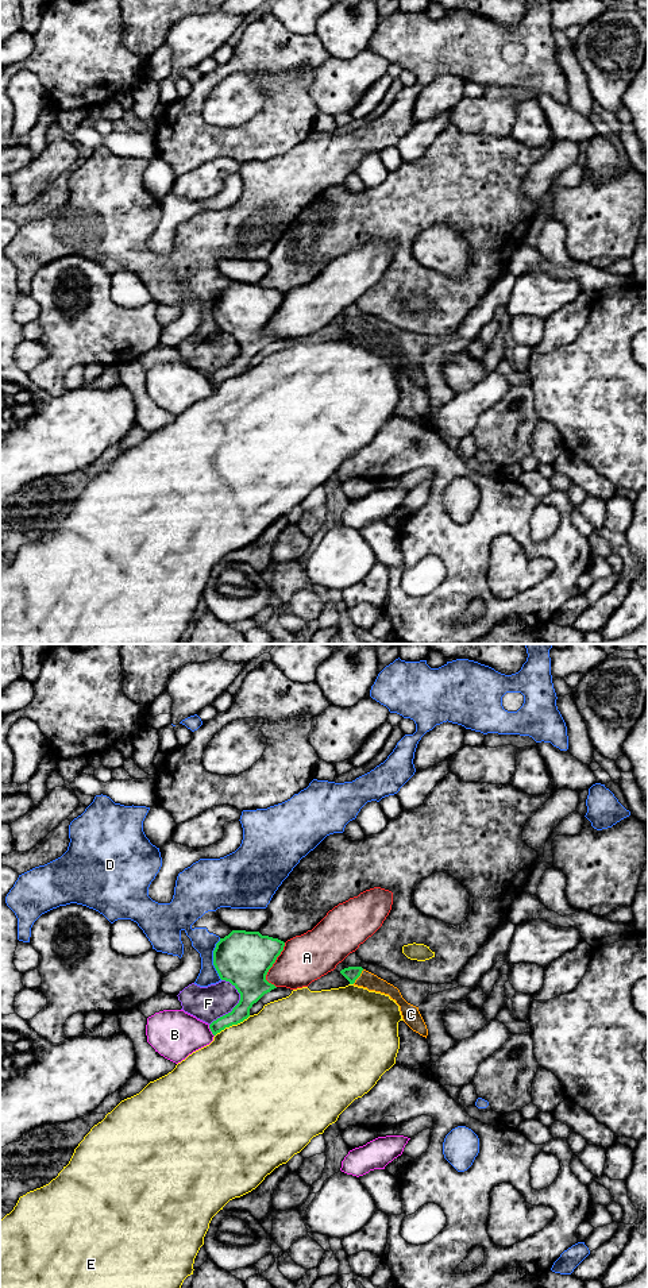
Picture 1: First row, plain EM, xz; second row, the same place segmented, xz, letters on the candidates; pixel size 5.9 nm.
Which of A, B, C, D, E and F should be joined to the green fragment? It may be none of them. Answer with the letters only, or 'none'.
C

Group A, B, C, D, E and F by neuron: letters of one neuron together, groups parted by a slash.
A / B / C / D / E / F

